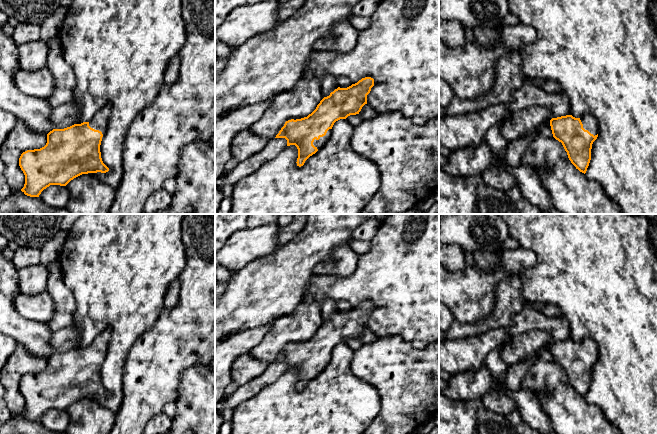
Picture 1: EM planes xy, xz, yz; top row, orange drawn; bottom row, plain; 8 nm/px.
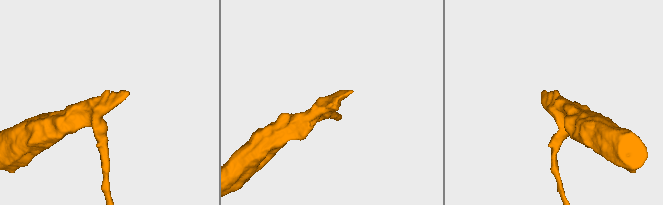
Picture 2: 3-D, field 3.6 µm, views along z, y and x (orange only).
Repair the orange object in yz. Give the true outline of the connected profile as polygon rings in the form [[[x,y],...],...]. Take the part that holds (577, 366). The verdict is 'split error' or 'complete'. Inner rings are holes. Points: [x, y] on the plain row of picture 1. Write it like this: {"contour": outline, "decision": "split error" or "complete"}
{"contour": [[[591,338],[581,342],[561,340],[552,342],[550,350],[553,361],[562,367],[571,387],[585,398],[591,384],[592,368],[598,361],[595,341]]], "decision": "split error"}

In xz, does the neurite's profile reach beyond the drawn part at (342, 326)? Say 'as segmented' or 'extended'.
extended

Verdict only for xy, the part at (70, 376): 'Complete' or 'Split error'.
Split error

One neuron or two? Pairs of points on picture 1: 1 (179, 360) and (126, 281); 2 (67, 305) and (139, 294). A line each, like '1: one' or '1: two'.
1: two
2: two

